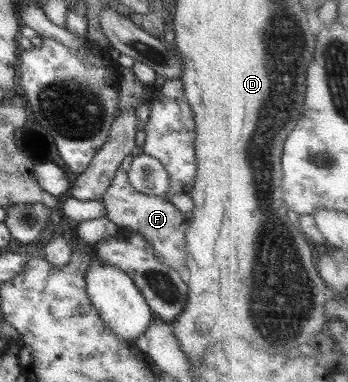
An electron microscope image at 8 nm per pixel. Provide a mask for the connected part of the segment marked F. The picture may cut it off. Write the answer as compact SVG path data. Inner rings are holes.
M128 155L122 160L111 185L100 199L104 202L105 216L118 227L128 228L144 236L144 240L148 240L148 244L154 248L156 258L174 270L178 270L178 273L182 274L185 279L188 261L186 228L188 228L188 220L192 213L180 213L176 205L164 196L146 195L136 191L130 185L127 174L132 159L133 156Z

